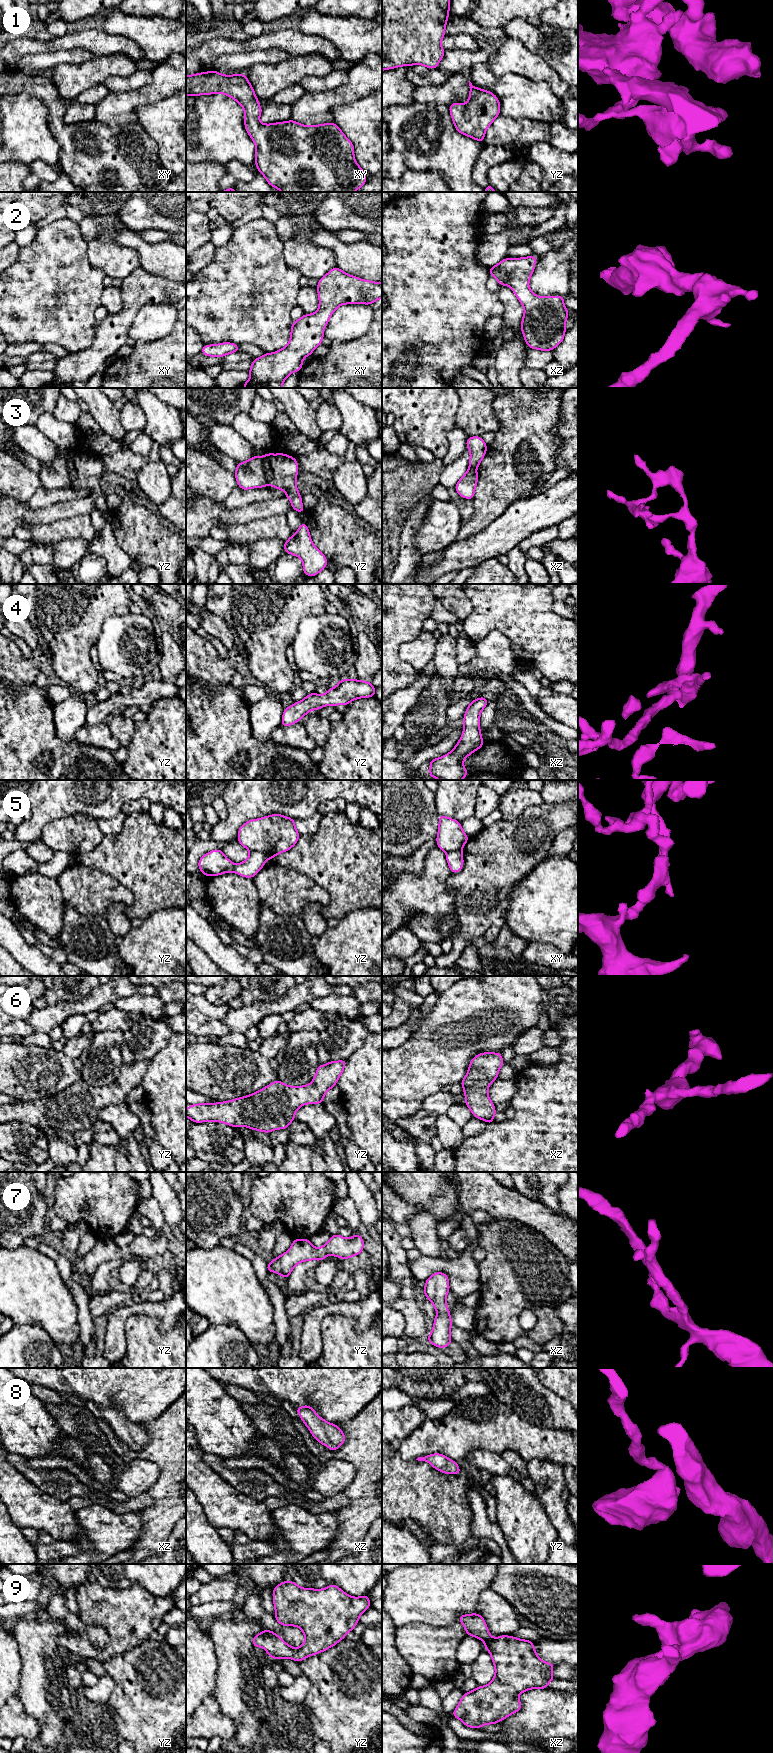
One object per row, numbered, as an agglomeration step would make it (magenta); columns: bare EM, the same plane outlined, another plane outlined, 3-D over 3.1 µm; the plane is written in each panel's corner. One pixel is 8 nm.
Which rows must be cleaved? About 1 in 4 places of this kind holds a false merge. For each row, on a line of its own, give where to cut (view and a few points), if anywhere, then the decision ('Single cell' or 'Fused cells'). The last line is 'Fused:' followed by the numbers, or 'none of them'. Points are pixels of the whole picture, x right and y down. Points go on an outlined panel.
1: No split. Single cell
2: No split. Single cell
3: Split along yz (261, 457), (263, 471), (268, 483). Fused cells
4: No split. Single cell
5: Split along yz (250, 851), (266, 852), (273, 857). Fused cells
6: No split. Single cell
7: No split. Single cell
8: No split. Single cell
9: No split. Single cell
Fused: 3, 5

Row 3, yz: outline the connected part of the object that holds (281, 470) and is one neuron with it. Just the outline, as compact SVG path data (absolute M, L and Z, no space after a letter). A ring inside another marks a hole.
M267 453L262 459L268 484L271 487L284 490L292 508L299 513L305 513L301 495L296 486L298 461L294 457L283 453Z

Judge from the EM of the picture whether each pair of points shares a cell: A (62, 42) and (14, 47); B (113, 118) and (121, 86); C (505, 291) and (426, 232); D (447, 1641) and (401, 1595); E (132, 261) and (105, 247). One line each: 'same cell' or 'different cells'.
A: same cell
B: different cells
C: different cells
D: different cells
E: same cell

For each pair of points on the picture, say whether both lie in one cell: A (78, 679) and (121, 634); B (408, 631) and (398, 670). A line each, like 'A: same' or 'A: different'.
A: different
B: same

